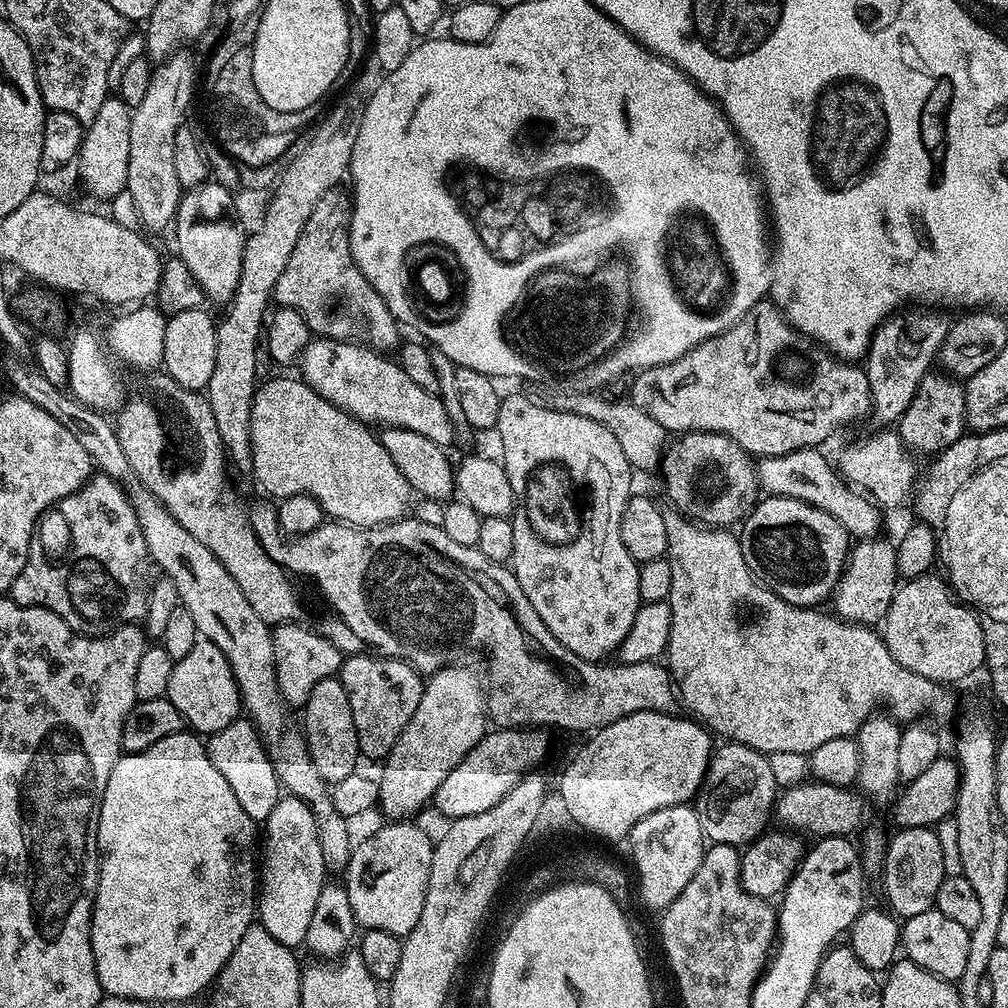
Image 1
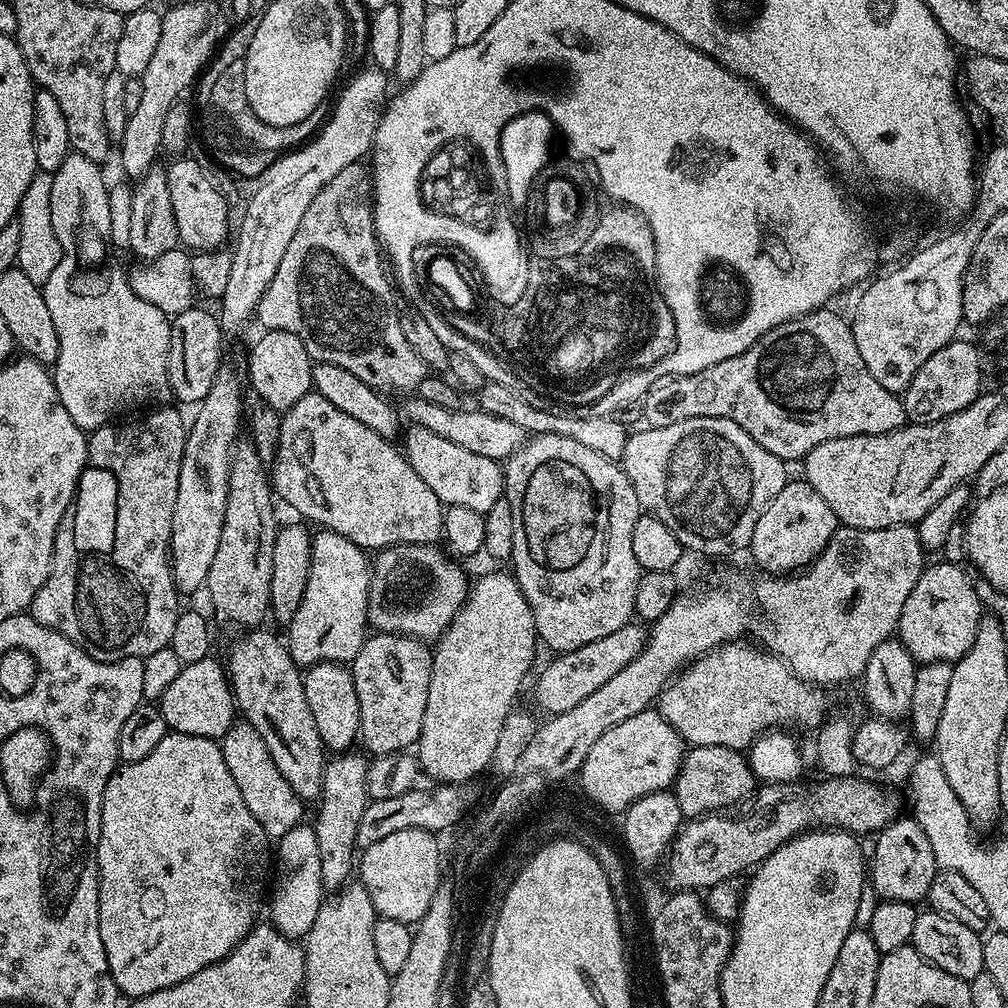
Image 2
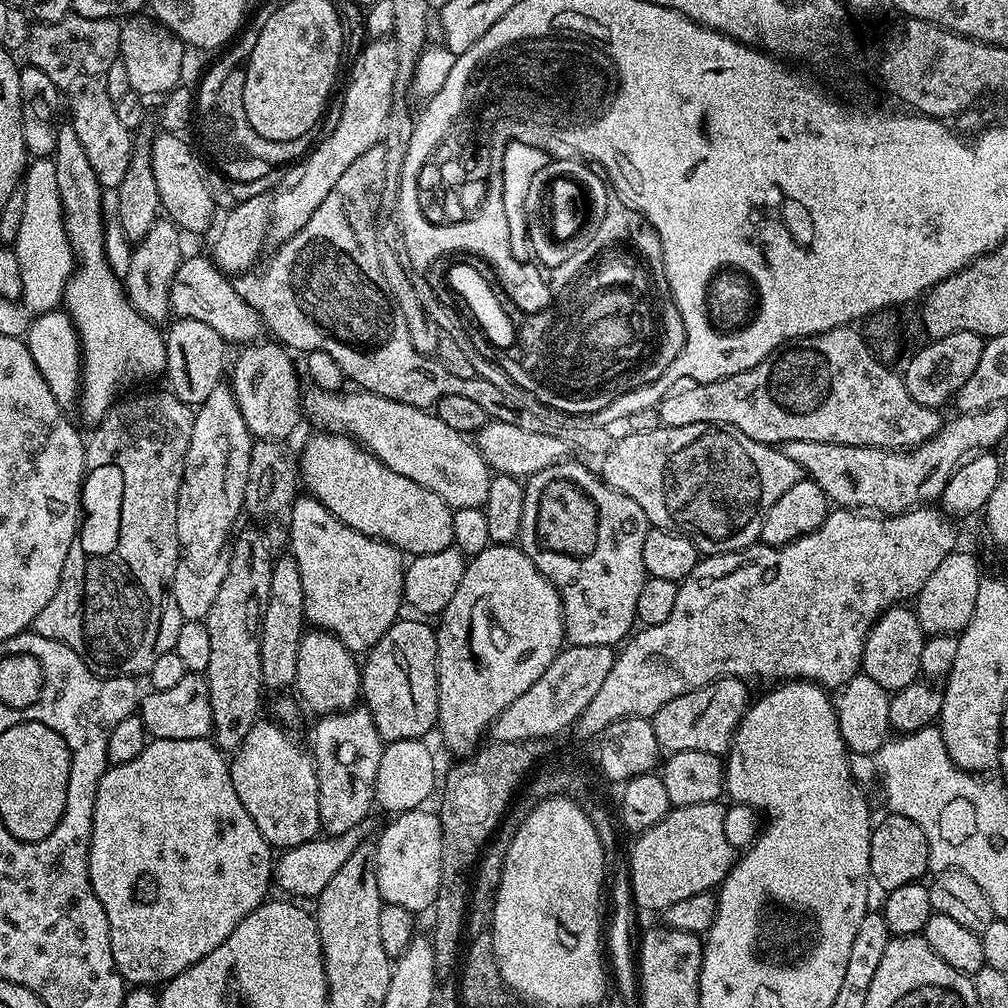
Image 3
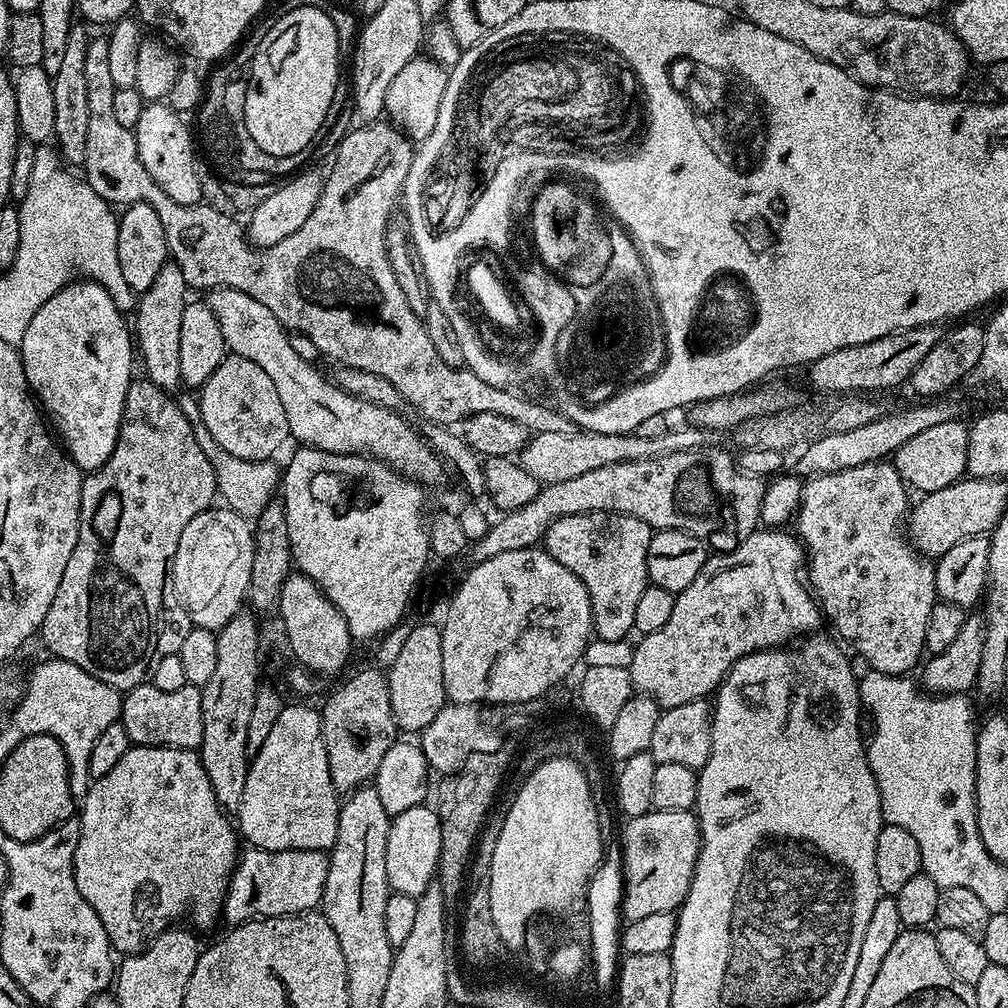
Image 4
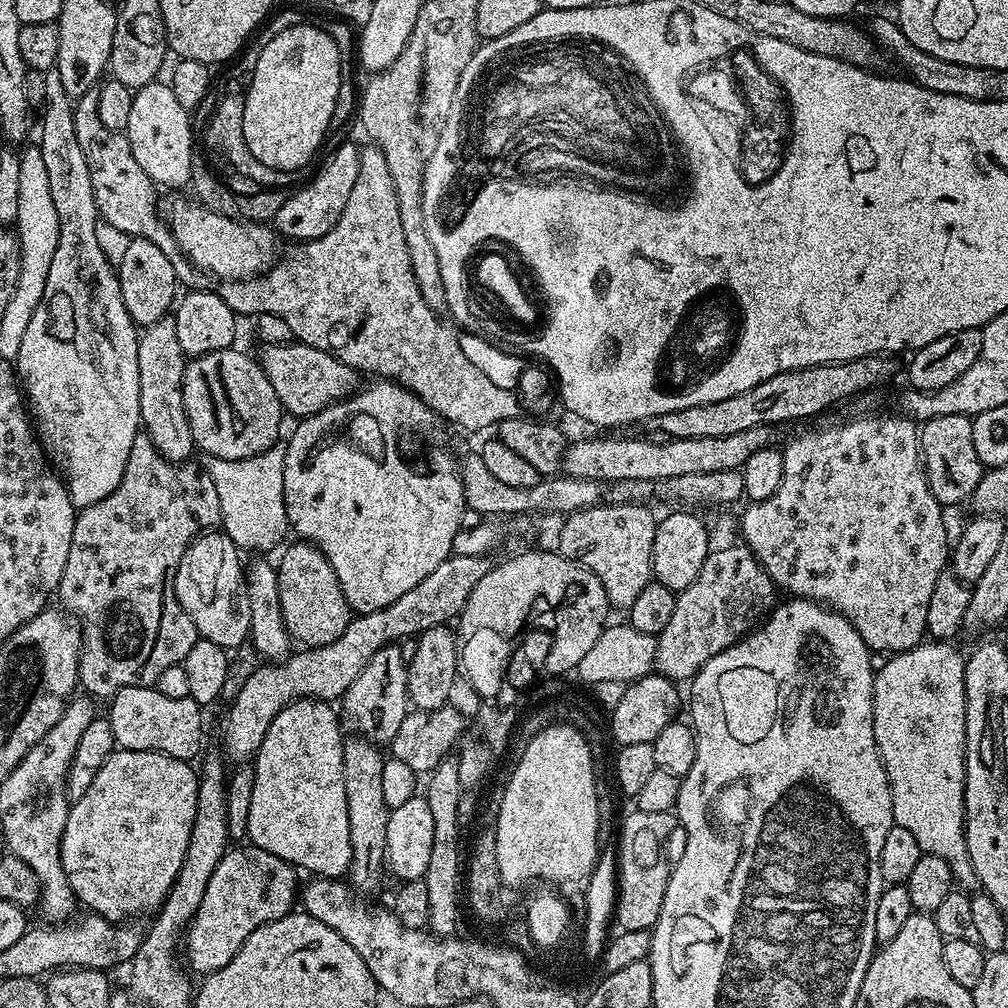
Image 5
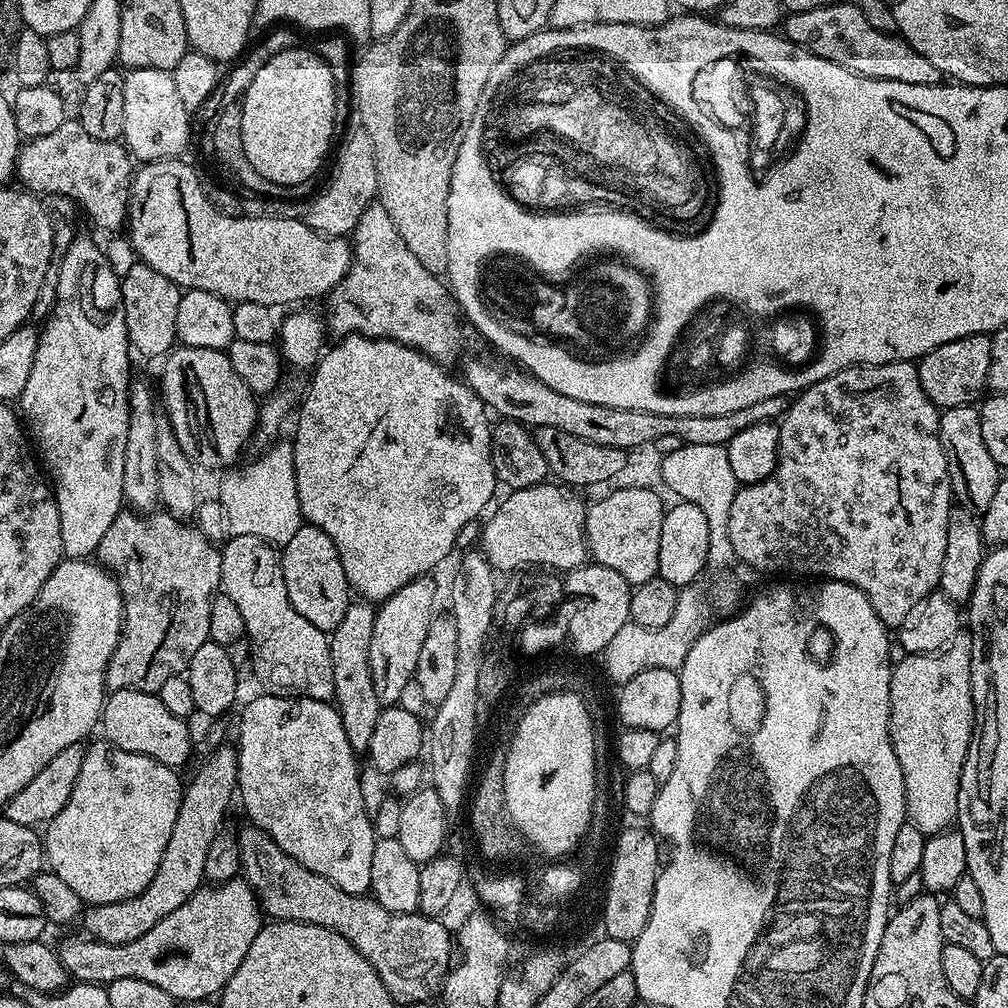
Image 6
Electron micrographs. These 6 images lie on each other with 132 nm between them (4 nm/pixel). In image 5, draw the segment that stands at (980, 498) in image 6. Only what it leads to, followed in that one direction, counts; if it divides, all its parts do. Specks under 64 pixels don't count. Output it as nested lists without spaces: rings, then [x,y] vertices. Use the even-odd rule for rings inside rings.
[[[946,414],[946,418],[934,418],[919,429],[920,454],[924,462],[924,472],[928,475],[928,485],[934,498],[942,506],[971,501],[978,482],[985,474],[983,462],[974,450],[974,430],[969,417]]]

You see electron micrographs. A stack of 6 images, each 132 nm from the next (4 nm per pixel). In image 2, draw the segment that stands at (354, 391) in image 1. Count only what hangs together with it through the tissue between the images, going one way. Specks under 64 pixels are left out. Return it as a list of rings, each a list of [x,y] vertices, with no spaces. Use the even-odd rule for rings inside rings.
[[[413,398],[408,404],[408,416],[415,427],[430,430],[430,434],[438,434],[438,438],[446,438],[446,442],[454,442],[466,450],[474,450],[474,454],[482,454],[482,458],[504,462],[524,445],[526,433],[514,426],[514,422],[506,422],[506,418],[494,418],[494,414],[479,410],[464,411],[463,407],[443,408],[419,398]]]

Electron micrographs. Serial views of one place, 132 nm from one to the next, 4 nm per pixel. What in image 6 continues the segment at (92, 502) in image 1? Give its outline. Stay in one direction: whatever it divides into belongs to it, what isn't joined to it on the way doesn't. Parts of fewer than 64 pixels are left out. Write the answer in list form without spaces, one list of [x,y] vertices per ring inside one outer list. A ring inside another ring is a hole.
[[[121,510],[114,522],[110,522],[110,530],[102,534],[102,542],[98,542],[94,556],[115,576],[124,599],[124,626],[104,672],[104,687],[112,692],[125,688],[159,693],[162,682],[187,673],[190,658],[194,658],[203,644],[209,643],[212,601],[221,591],[221,549],[196,526],[179,520],[167,510],[156,510],[151,514]]]

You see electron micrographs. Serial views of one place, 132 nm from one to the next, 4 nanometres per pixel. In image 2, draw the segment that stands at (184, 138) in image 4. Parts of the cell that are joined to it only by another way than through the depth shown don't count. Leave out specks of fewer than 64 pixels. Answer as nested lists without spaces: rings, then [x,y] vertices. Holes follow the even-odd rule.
[[[176,158],[171,161],[172,165],[167,165],[166,171],[168,174],[168,185],[170,186],[170,202],[174,206],[174,222],[178,222],[178,234],[180,235],[179,243],[183,245],[185,249],[195,250],[198,252],[211,252],[219,249],[220,244],[228,236],[228,210],[230,210],[230,204],[224,200],[222,194],[218,192],[216,187],[211,184],[211,178],[208,176],[205,169],[200,168],[198,162],[194,158]]]

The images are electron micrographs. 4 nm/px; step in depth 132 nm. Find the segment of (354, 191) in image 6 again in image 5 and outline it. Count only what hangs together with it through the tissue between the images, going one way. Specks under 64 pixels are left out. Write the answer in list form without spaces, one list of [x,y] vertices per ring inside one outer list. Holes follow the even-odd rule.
[[[344,144],[324,165],[316,177],[310,182],[297,187],[289,200],[280,204],[276,212],[274,228],[281,237],[289,236],[292,242],[303,242],[322,238],[342,218],[342,210],[346,210],[346,201],[350,198],[350,190],[354,190],[354,182],[358,179],[360,165],[360,148],[357,145]]]

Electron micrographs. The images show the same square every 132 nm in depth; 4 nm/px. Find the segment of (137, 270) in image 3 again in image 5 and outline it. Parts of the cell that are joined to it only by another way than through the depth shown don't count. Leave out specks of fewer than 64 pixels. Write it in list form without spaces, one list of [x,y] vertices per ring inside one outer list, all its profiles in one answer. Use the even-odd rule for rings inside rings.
[[[169,314],[158,322],[147,325],[138,336],[138,406],[143,435],[154,442],[158,454],[172,464],[183,464],[193,459],[192,452],[197,451],[194,434],[190,430],[190,422],[186,418],[186,406],[182,386],[184,385],[184,366],[186,357],[176,333],[176,317]]]

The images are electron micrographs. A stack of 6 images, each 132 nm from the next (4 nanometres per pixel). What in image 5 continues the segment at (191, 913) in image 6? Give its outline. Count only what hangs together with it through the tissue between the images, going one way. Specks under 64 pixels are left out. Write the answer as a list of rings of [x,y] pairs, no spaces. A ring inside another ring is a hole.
[[[244,846],[229,847],[222,862],[214,866],[214,874],[210,874],[210,882],[206,882],[206,894],[202,894],[202,902],[188,924],[186,964],[193,973],[222,970],[258,926],[288,915],[295,905],[292,903],[295,900],[297,903],[297,869],[274,854],[266,854],[261,848],[240,847]]]

